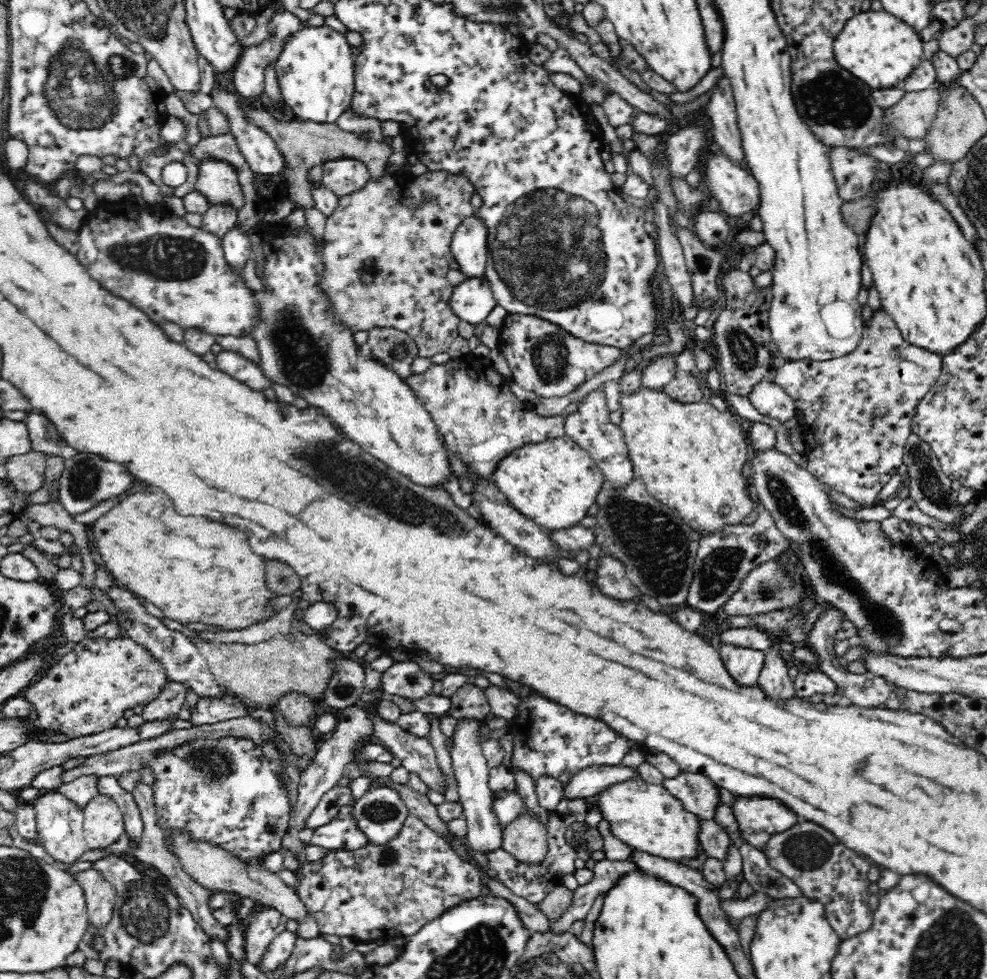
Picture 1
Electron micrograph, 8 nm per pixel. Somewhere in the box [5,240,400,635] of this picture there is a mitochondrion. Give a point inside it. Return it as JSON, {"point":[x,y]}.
{"point":[303,361]}

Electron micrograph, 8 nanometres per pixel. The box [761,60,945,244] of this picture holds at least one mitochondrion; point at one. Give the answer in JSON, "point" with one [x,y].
{"point":[838,104]}

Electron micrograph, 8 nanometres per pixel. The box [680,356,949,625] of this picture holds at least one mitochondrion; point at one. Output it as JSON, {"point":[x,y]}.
{"point":[715,576]}

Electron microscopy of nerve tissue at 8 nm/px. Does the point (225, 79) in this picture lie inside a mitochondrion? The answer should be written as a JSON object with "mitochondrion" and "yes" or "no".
{"mitochondrion":"no"}

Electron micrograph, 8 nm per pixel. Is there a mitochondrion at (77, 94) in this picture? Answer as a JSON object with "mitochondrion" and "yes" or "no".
{"mitochondrion":"yes"}

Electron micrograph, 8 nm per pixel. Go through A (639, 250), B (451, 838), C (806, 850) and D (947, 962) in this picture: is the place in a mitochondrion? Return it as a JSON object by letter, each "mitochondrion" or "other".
{"A":"other","B":"other","C":"mitochondrion","D":"mitochondrion"}

